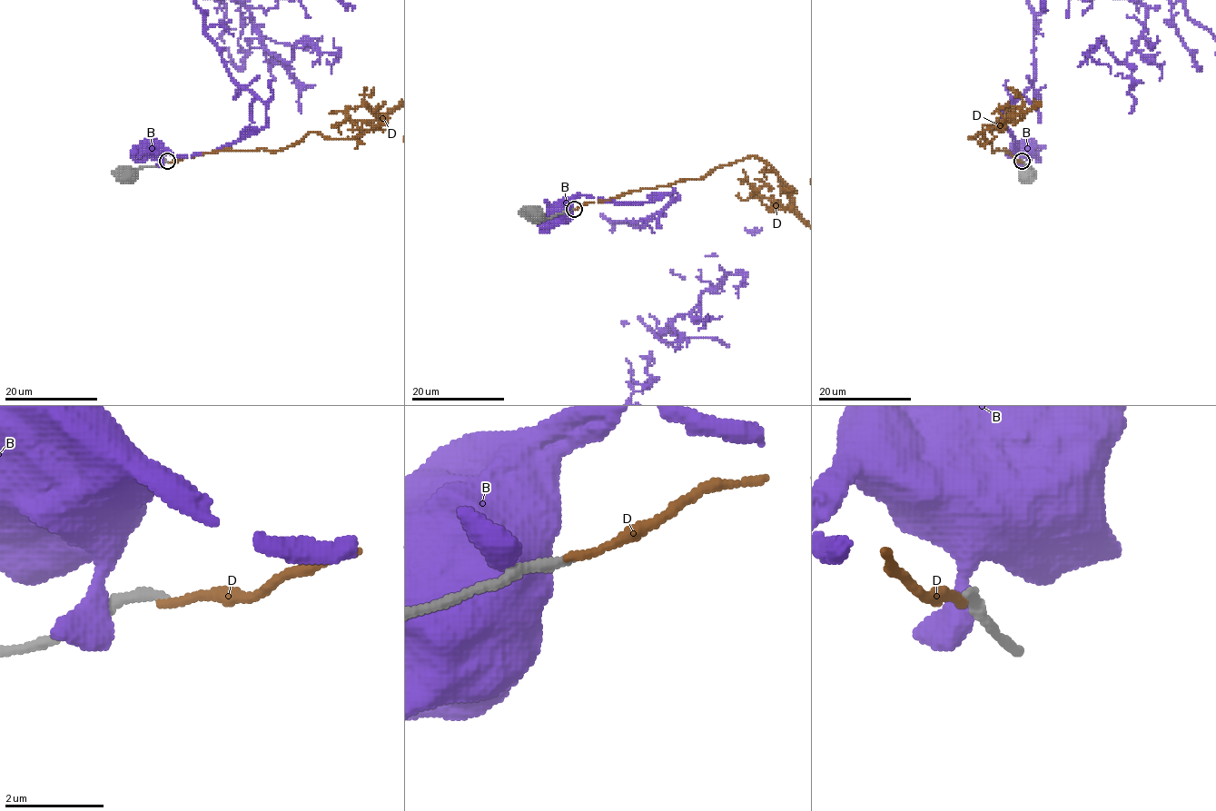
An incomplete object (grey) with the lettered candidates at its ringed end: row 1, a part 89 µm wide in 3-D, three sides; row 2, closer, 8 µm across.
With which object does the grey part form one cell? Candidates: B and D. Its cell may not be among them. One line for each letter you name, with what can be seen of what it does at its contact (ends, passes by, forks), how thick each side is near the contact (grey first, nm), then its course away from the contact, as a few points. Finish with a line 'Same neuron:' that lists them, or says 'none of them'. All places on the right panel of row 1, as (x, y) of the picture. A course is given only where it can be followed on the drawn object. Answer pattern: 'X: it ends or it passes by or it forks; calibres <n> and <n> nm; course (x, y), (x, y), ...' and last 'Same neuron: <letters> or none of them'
Same neuron: none of them

